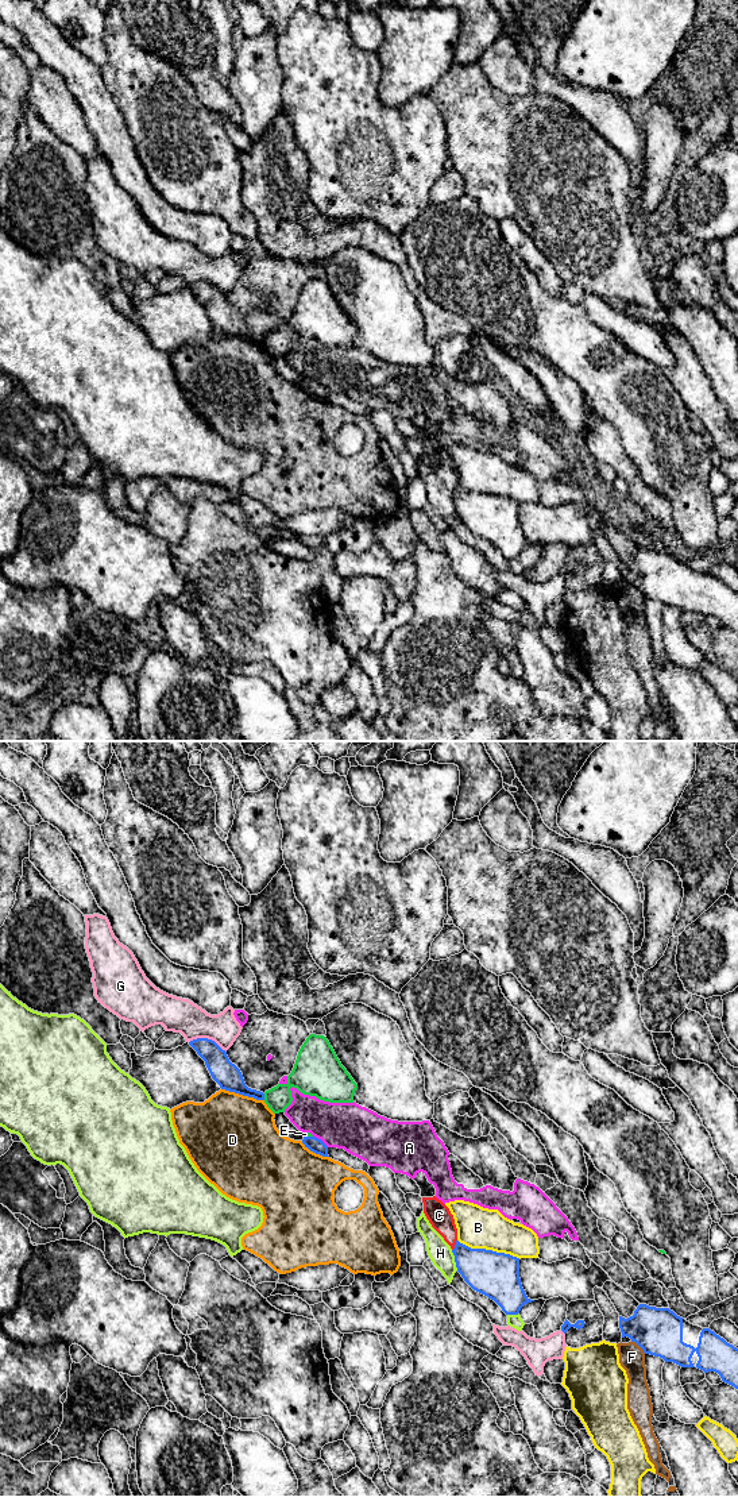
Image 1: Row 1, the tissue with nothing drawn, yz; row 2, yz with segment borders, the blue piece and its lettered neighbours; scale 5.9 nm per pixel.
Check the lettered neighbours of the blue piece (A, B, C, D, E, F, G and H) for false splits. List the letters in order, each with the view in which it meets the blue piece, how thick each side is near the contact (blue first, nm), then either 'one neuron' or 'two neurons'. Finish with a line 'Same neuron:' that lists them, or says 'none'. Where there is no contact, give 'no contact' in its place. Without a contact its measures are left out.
A: yz | 90/280 nm | two neurons
B: yz | 280/240 nm | two neurons
C: yz | 260/140 nm | two neurons
D: yz | 160/500 nm | two neurons
E: yz | 160/150 nm | two neurons
F: yz | 280/160 nm | two neurons
G: yz | 160/200 nm | two neurons
H: yz | 280/140 nm | two neurons
Same neuron: none

